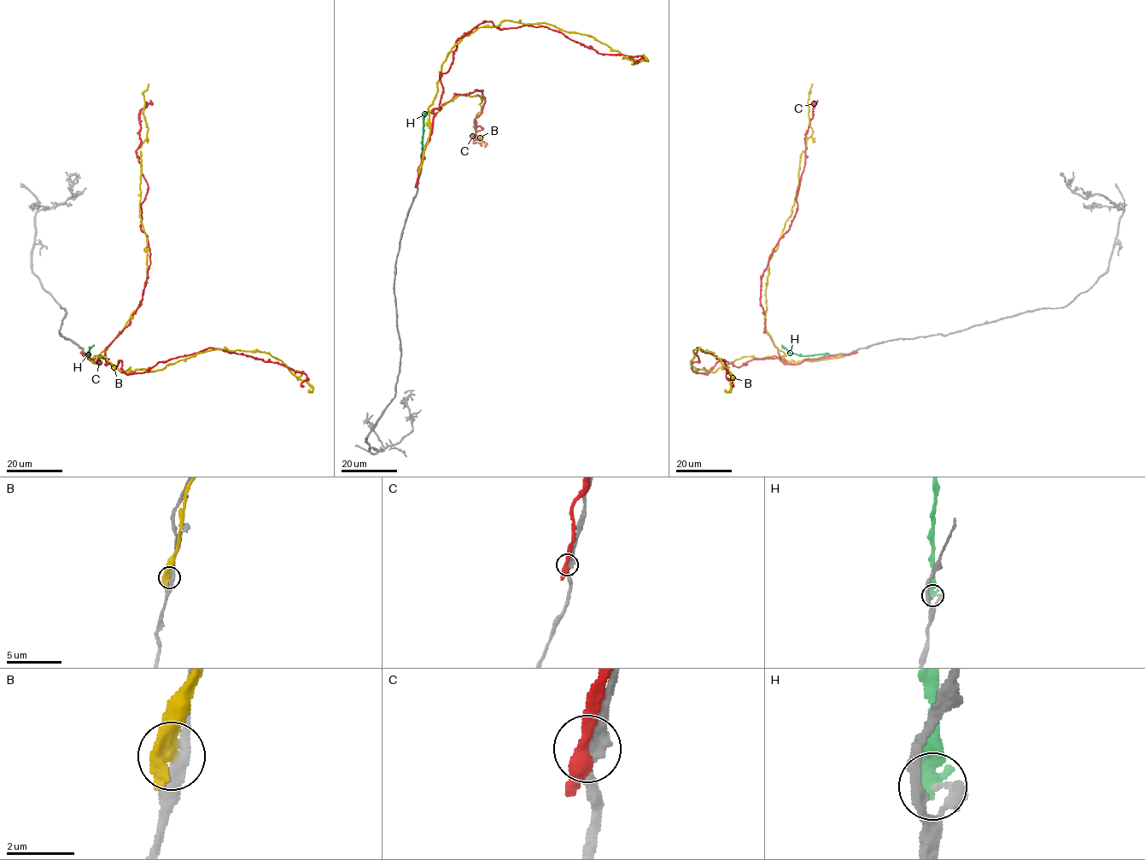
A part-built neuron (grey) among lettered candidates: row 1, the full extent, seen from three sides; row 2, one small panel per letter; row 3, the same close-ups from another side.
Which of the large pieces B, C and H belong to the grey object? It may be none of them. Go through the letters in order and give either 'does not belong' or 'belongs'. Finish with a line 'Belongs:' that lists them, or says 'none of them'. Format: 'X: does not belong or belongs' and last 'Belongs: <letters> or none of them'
B: does not belong
C: does not belong
H: does not belong
Belongs: none of them

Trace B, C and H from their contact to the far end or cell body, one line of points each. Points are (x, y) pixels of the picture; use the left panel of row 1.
B: (85, 354), (95, 362), (108, 347), (137, 309), (146, 282), (140, 155), (148, 128), (143, 92), (148, 84)
C: (82, 353), (97, 364), (119, 360), (132, 373), (218, 348), (302, 371), (303, 387)
H: (87, 353), (88, 356), (88, 350), (94, 345)

